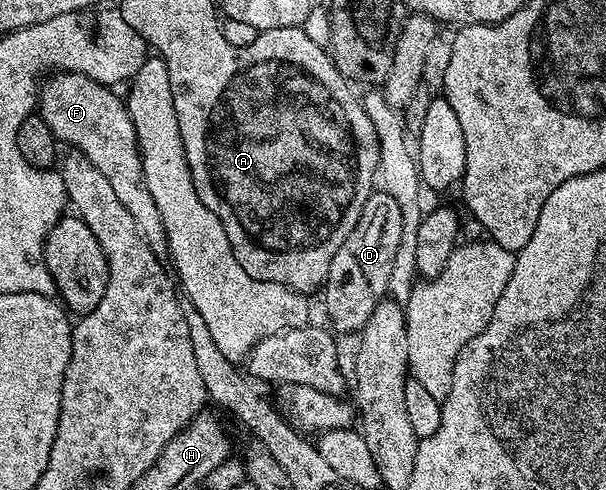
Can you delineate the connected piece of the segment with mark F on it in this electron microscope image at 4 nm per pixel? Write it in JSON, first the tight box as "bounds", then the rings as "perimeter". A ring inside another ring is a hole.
{"bounds":[37,72,168,260],"perimeter":[[[55,72],[42,83],[37,95],[37,114],[43,118],[52,136],[60,143],[68,142],[71,148],[86,156],[109,180],[117,200],[125,204],[129,216],[137,223],[137,232],[145,244],[161,260],[168,257],[165,224],[161,224],[161,212],[153,204],[149,188],[143,177],[142,156],[138,136],[127,103],[109,86],[102,86],[86,72]]]}

